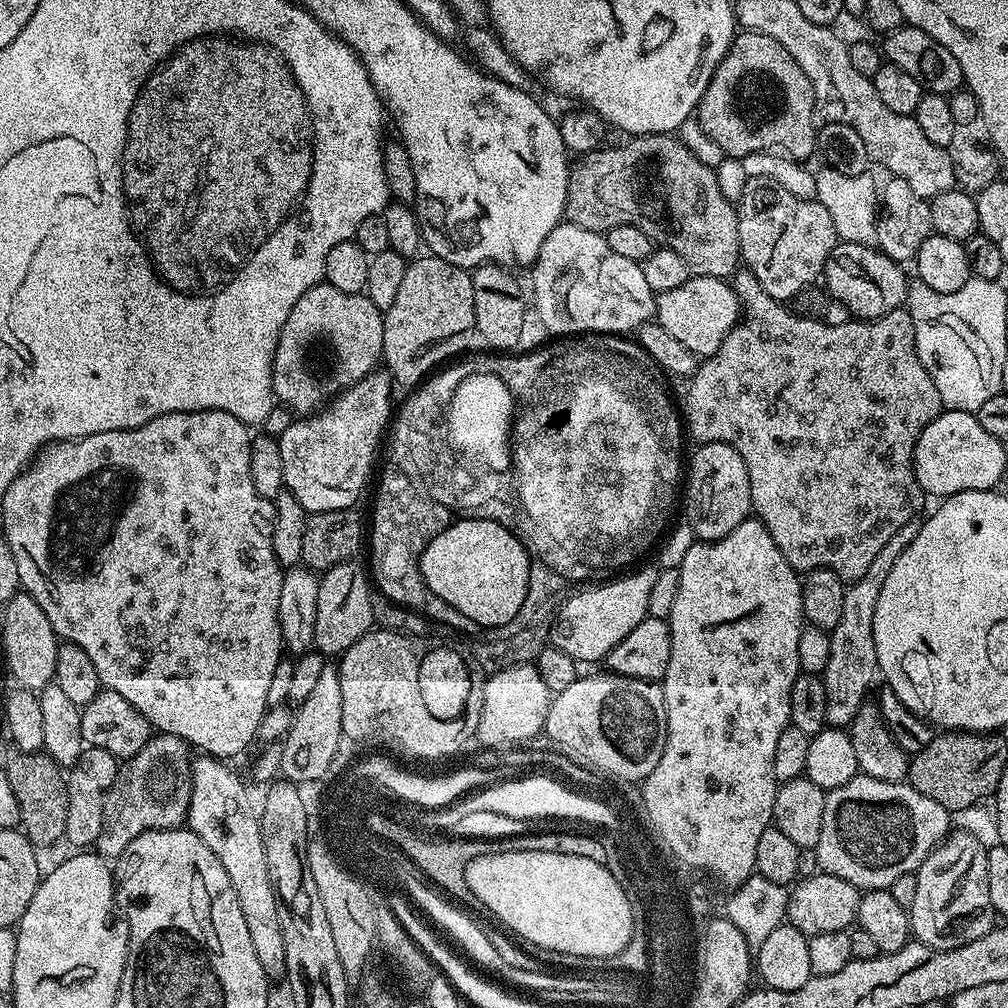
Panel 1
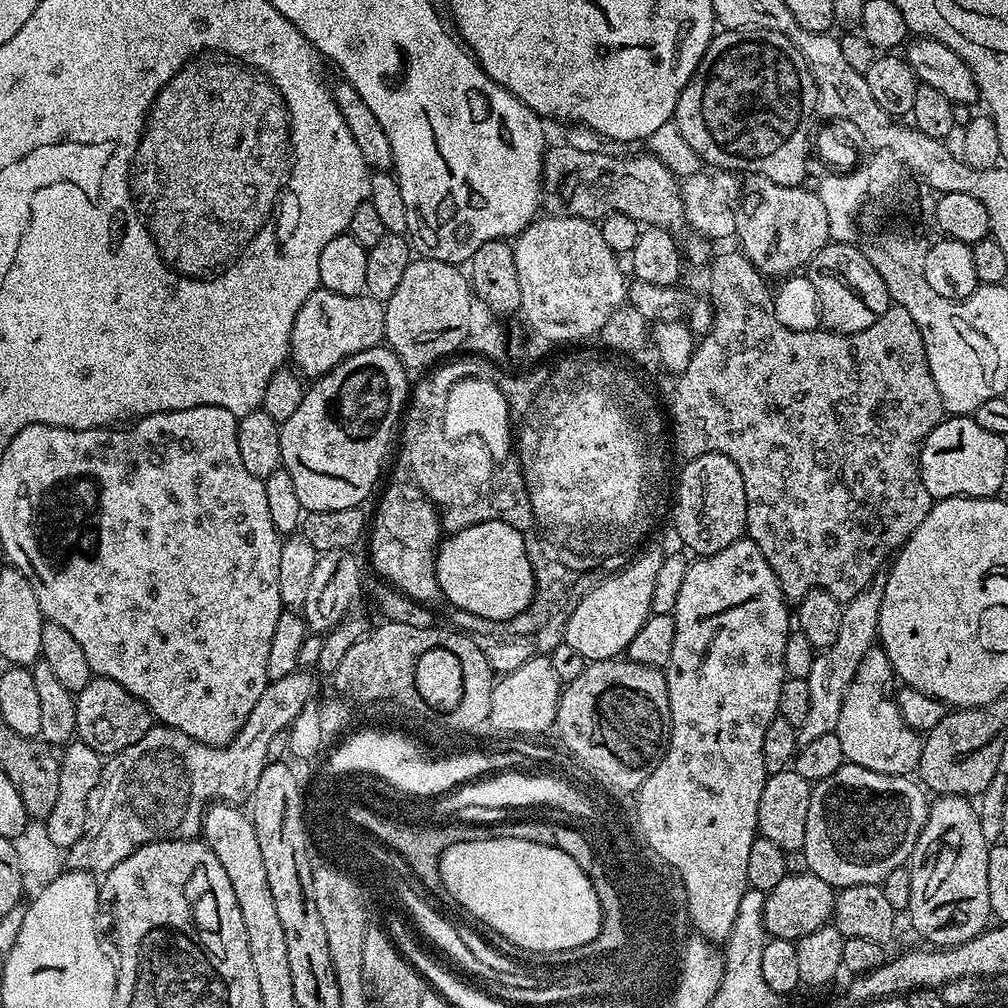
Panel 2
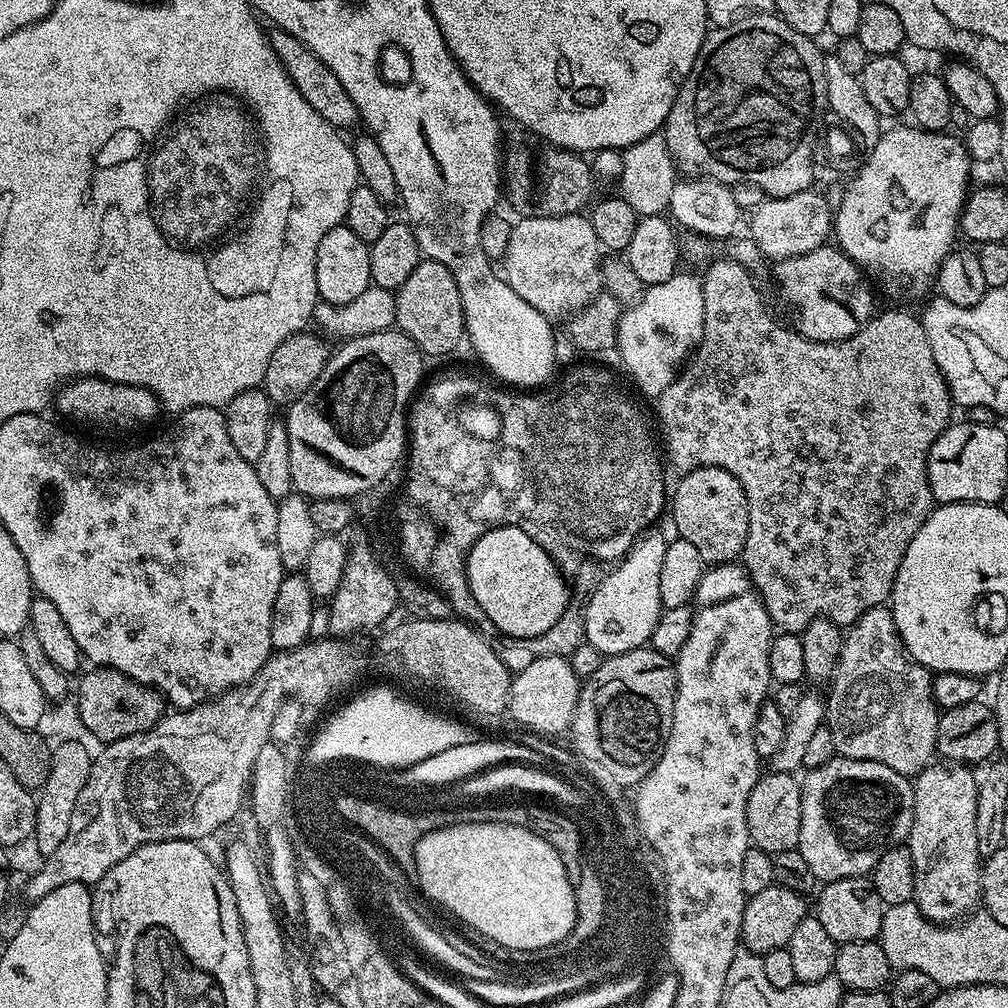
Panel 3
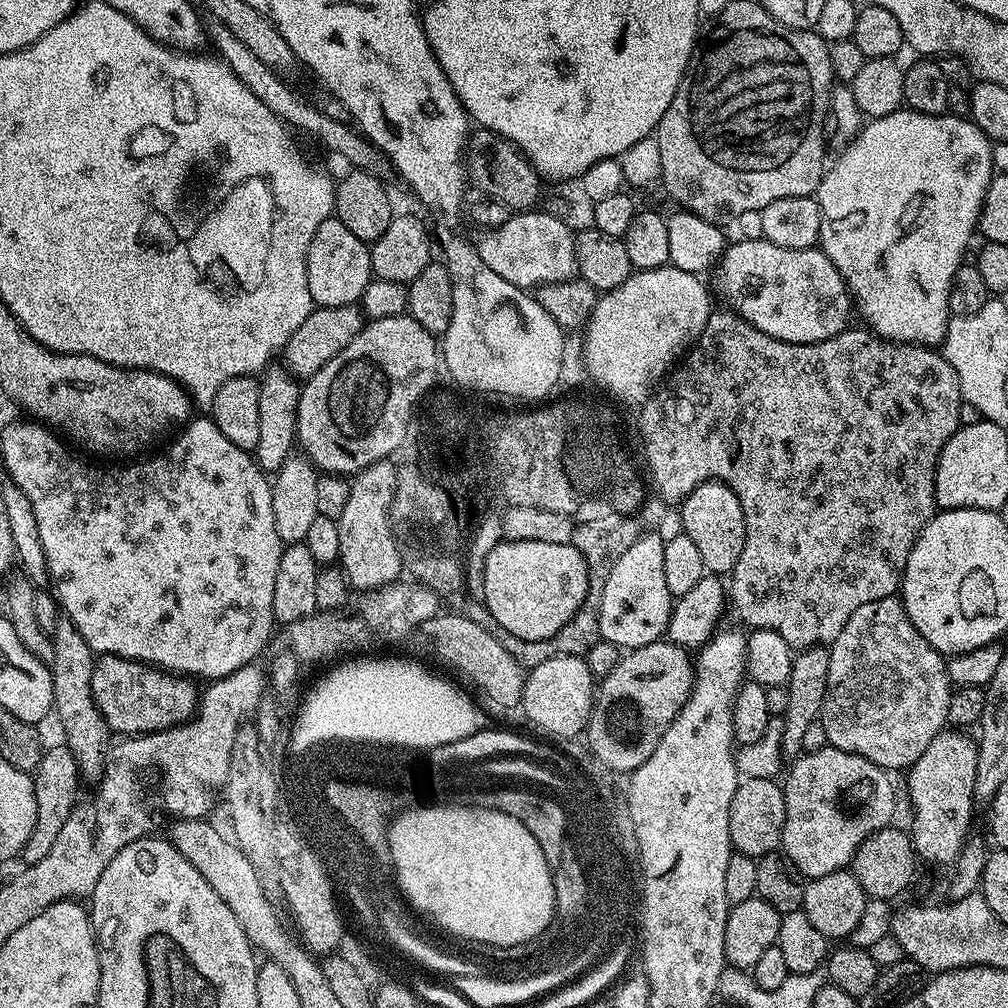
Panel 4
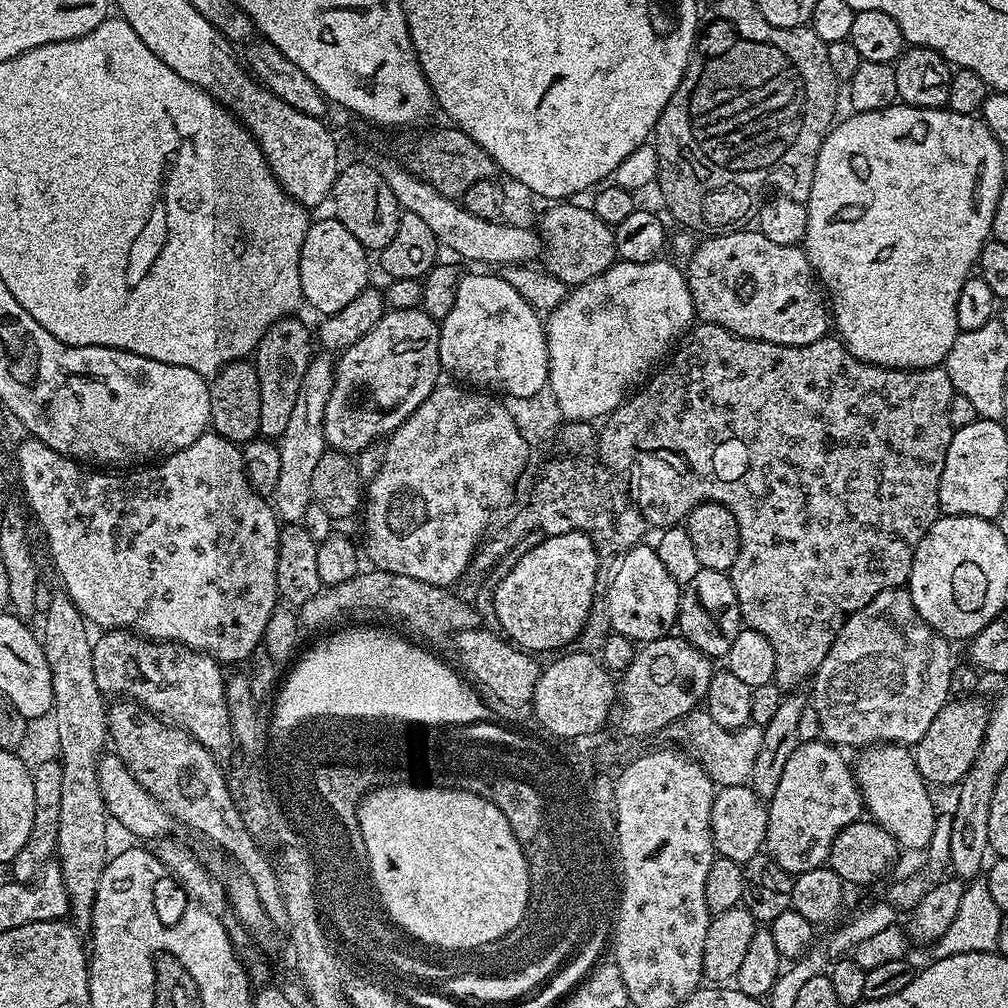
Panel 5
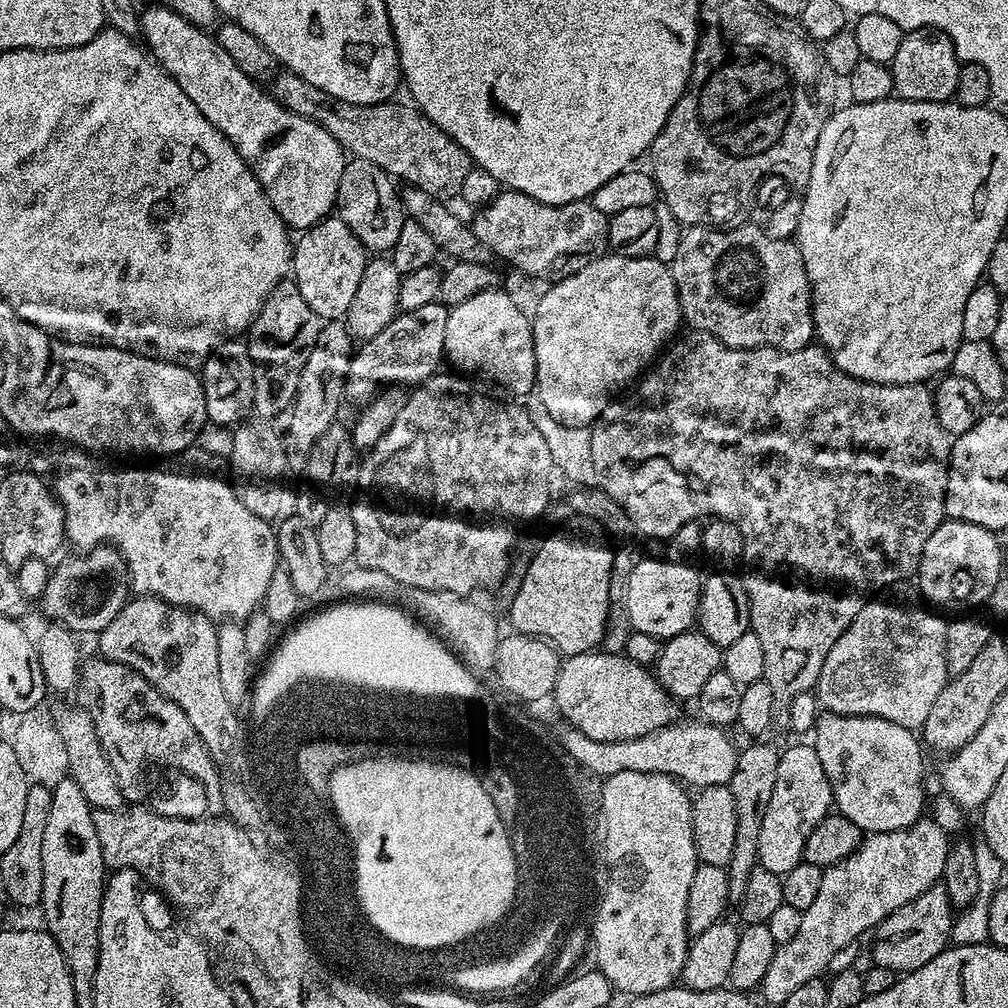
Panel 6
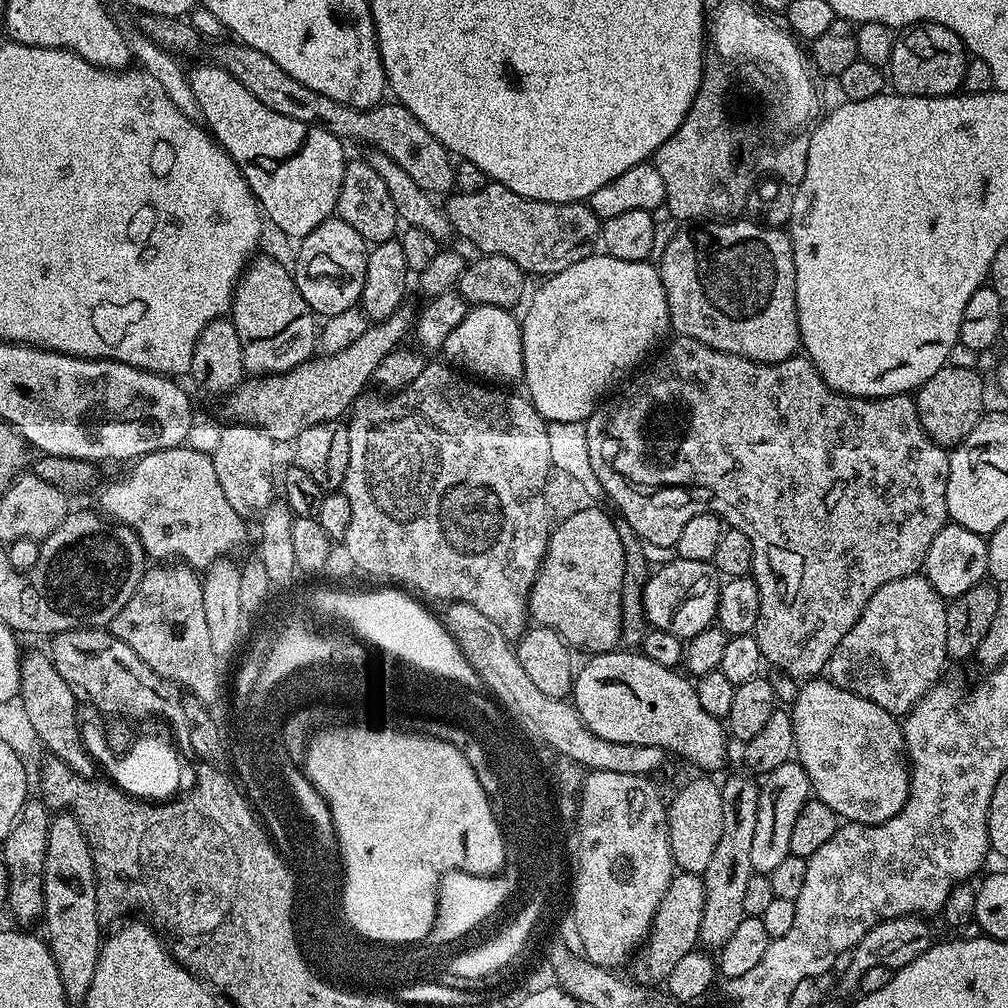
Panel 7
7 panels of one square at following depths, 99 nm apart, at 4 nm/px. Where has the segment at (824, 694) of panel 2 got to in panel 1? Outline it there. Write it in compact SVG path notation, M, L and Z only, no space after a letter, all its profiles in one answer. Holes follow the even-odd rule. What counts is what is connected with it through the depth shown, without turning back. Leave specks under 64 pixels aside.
M919 519L906 522L898 534L890 537L890 542L882 546L879 554L874 554L874 562L870 562L866 574L862 578L851 581L845 587L842 598L842 618L838 618L838 626L830 630L830 658L826 662L826 670L822 679L826 688L826 718L825 725L833 728L847 729L856 717L861 705L866 702L864 696L868 687L878 680L876 667L876 651L874 650L874 606L878 606L878 594L889 576L894 562L898 562L898 554L918 538Z

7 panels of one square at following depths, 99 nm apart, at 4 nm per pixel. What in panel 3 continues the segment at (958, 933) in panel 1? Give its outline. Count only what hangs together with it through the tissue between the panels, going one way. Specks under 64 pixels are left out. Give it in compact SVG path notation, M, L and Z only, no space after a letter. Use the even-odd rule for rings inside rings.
M933 762L914 778L912 793L914 794L914 816L906 846L914 862L914 901L921 914L933 924L949 925L968 916L982 900L980 894L982 857L978 852L975 818L978 801L976 773L968 766Z

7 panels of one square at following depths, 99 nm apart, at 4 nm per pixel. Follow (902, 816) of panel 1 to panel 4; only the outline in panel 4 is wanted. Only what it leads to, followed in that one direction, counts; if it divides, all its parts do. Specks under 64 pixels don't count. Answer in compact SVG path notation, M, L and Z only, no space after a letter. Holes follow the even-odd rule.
M831 746L818 750L817 752L804 752L795 757L791 761L792 769L787 772L782 780L782 787L784 789L784 801L786 802L786 822L782 830L782 838L780 839L780 848L783 855L787 857L789 863L793 865L800 872L801 876L808 880L813 880L819 876L826 874L834 874L835 872L843 872L851 865L854 854L858 850L858 846L862 846L862 842L866 838L870 838L878 830L889 827L893 823L892 815L896 812L896 788L892 785L892 780L887 771L879 768L874 762L870 762L866 758L862 758L858 754L850 754L846 750L838 750Z

